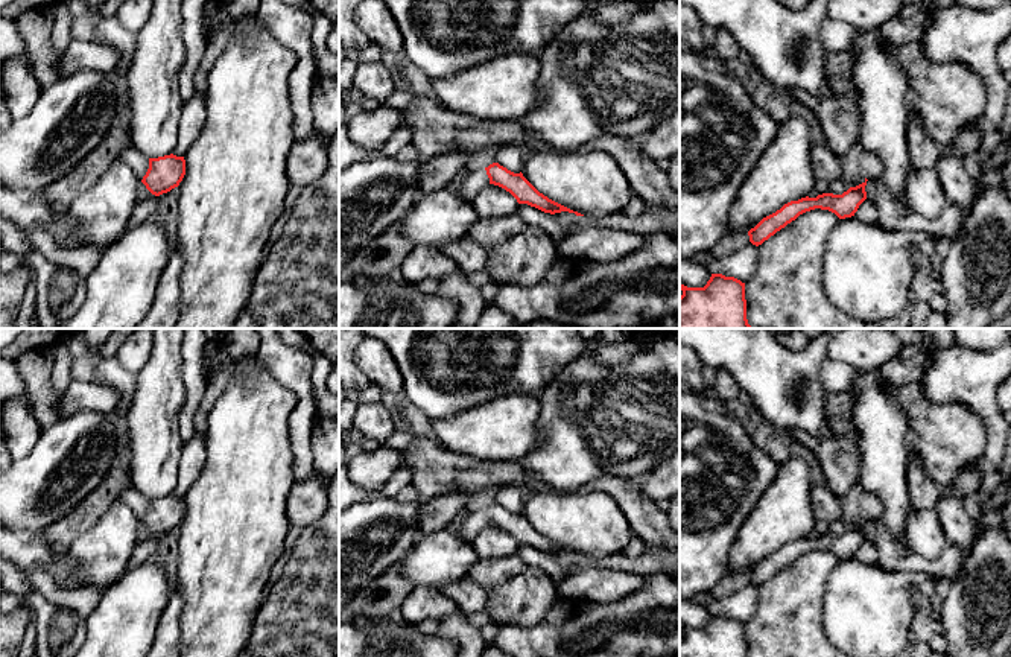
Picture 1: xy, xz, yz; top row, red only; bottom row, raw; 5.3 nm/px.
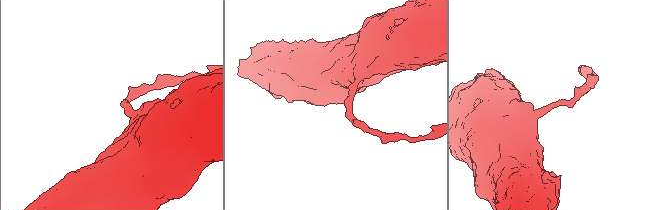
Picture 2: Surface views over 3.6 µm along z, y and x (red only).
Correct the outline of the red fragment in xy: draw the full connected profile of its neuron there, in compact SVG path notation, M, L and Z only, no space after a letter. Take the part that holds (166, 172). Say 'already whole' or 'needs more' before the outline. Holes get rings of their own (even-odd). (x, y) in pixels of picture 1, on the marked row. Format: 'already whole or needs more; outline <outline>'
needs more; outline M129 144L119 160L123 161L155 196L178 187L185 175L184 157L170 154L147 158L134 144Z

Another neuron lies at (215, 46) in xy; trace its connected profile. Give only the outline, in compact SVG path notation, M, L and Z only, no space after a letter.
M233 23L227 29L219 32L216 36L213 36L211 40L207 41L205 53L204 53L201 64L195 73L195 91L199 91L204 96L204 99L207 96L208 73L210 73L213 64L216 62L216 59L219 58L219 55L225 50L231 36L237 30L239 30L239 24Z

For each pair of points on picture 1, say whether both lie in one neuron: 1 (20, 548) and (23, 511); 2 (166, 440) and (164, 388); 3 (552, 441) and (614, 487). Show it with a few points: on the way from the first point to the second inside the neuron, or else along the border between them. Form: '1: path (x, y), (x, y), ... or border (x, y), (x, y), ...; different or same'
1: border (15, 530), (41, 531); different
2: path (164, 428), (164, 400); same
3: border (630, 478), (598, 476), (573, 491); different

